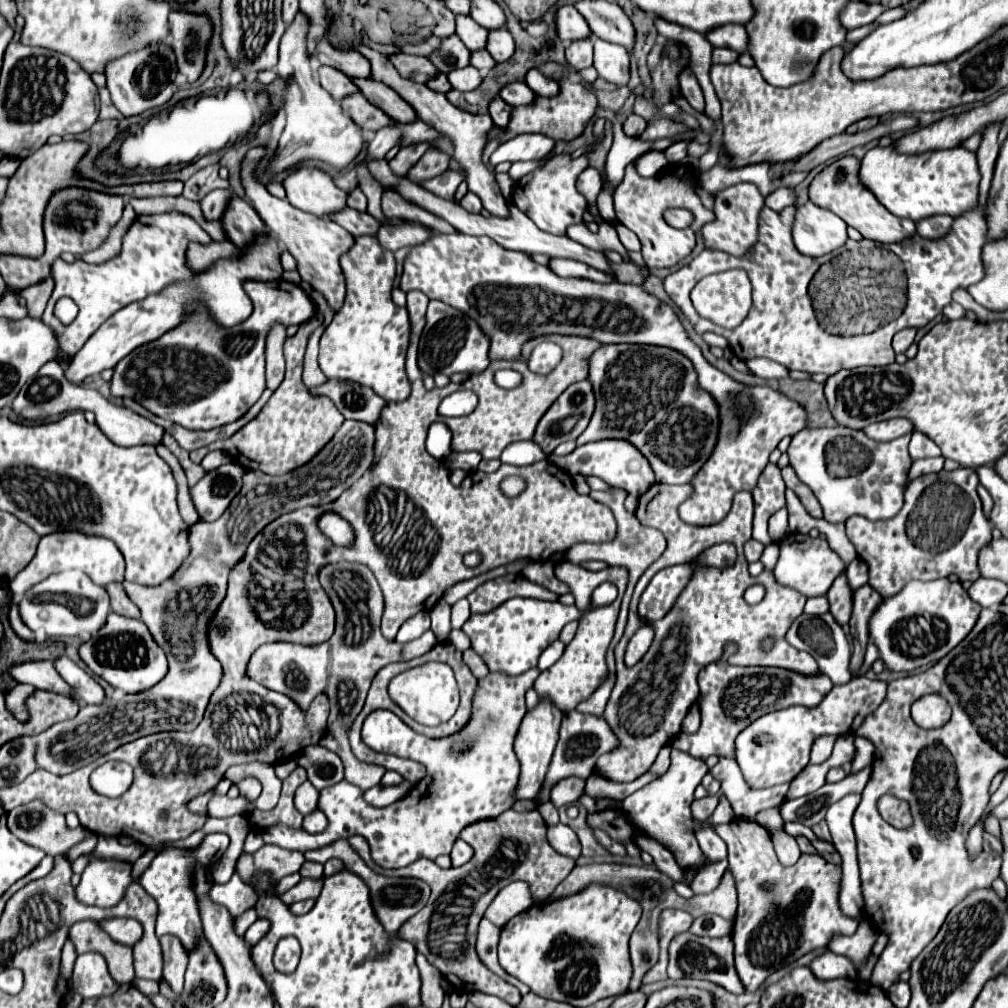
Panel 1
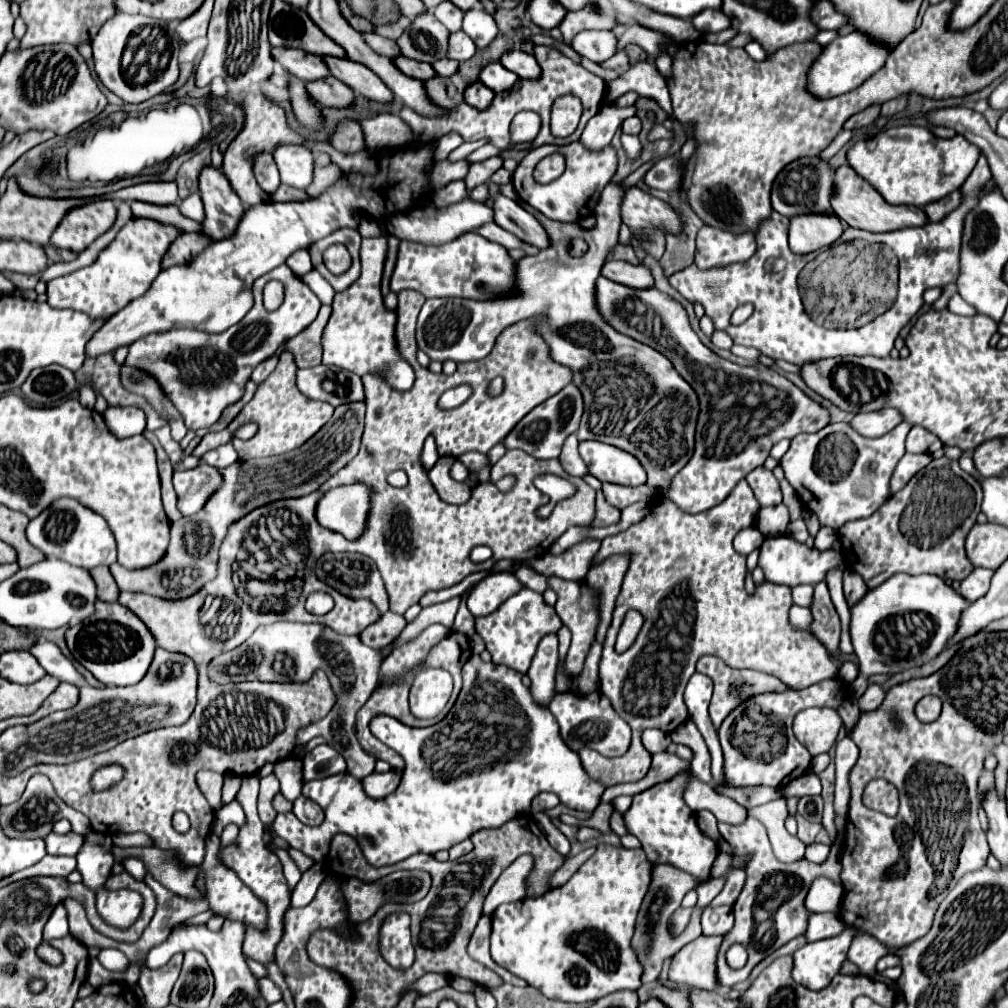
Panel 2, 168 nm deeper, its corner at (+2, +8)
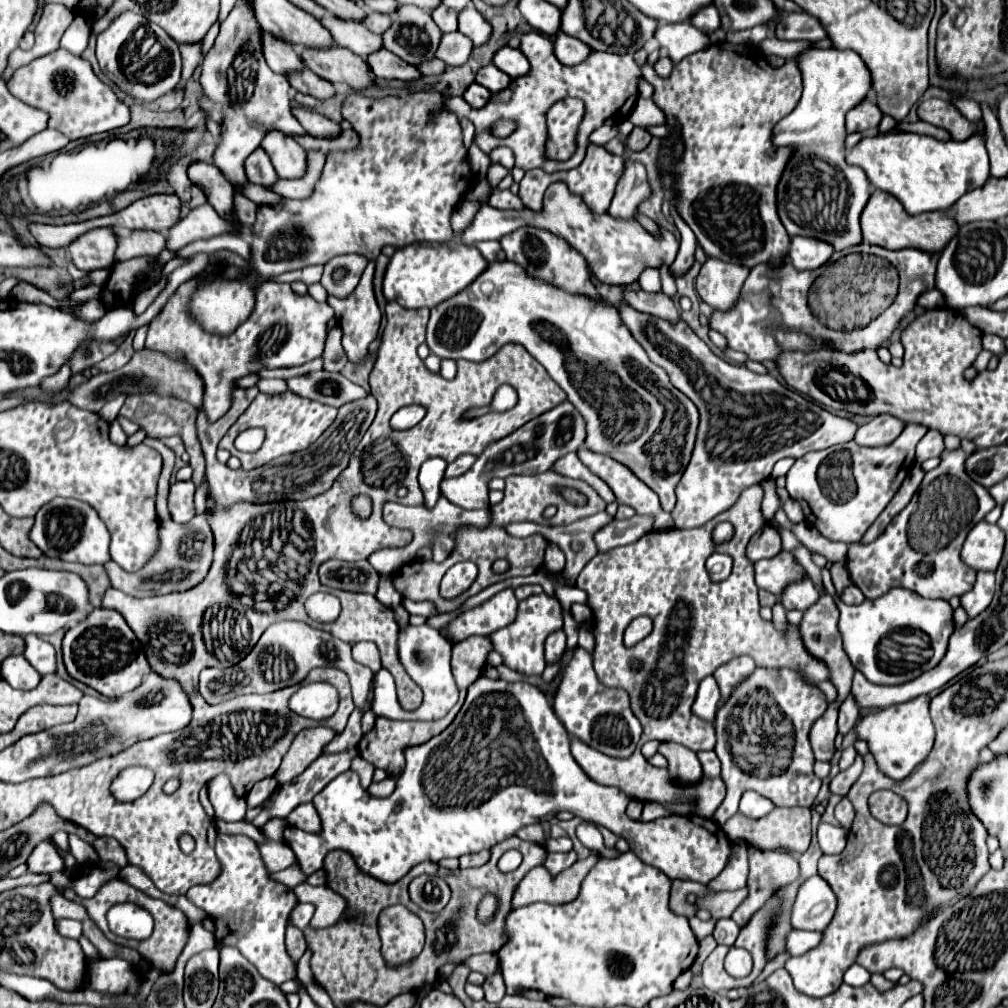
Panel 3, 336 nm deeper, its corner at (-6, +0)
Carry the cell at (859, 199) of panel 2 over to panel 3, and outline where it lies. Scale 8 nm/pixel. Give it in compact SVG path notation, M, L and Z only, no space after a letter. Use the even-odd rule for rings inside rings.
M886 191L872 193L872 199L868 201L860 221L862 221L864 239L870 245L878 245L878 247L884 247L890 251L912 247L912 249L920 249L926 253L940 253L946 247L946 243L960 229L960 225L956 223L954 217L950 217L948 211L930 211L930 213L920 213L920 215L908 215L904 211L902 203Z

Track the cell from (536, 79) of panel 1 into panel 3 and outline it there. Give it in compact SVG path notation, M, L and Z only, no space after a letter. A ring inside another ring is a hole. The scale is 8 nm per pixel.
M500 47L500 51L496 51L492 63L510 77L520 77L530 71L530 63L524 57L524 53L520 49L512 49L512 47Z

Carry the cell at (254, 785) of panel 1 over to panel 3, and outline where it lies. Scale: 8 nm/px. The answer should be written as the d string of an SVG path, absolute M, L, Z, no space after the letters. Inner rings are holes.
M218 835L216 855L222 863L222 873L216 881L208 885L192 887L186 897L208 913L214 921L216 947L236 947L242 955L256 965L262 977L282 985L296 977L296 961L288 955L284 933L290 911L296 907L298 899L292 889L268 879L268 871L260 859L256 841L246 835Z

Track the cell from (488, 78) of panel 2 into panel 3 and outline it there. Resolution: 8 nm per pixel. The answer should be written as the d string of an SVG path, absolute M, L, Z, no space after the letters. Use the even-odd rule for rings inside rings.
M486 65L486 67L480 67L480 71L476 73L476 83L486 87L490 93L496 93L496 91L502 91L504 87L508 87L512 79L500 71L496 65Z

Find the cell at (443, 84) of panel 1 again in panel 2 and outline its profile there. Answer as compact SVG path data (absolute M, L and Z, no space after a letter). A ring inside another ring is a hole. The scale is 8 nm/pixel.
M400 57L400 59L394 59L394 63L400 67L400 71L404 71L406 75L412 75L414 79L428 81L428 79L436 77L434 67L428 63L422 63L422 61L412 61L408 57Z

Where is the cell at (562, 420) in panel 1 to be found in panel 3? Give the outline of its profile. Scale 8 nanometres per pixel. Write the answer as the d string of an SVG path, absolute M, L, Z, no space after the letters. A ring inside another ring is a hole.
M560 403L558 407L542 413L540 417L536 417L536 419L528 421L526 425L522 425L520 429L516 429L514 433L506 435L498 443L490 443L488 449L484 449L482 455L476 459L476 463L472 465L470 471L466 471L460 477L442 479L440 491L450 503L454 503L462 509L486 509L486 507L490 507L488 483L494 477L506 479L510 475L544 473L552 467L552 463L556 459L582 447L584 439L586 439L584 419L580 419L580 413L576 409L572 409L570 403Z

